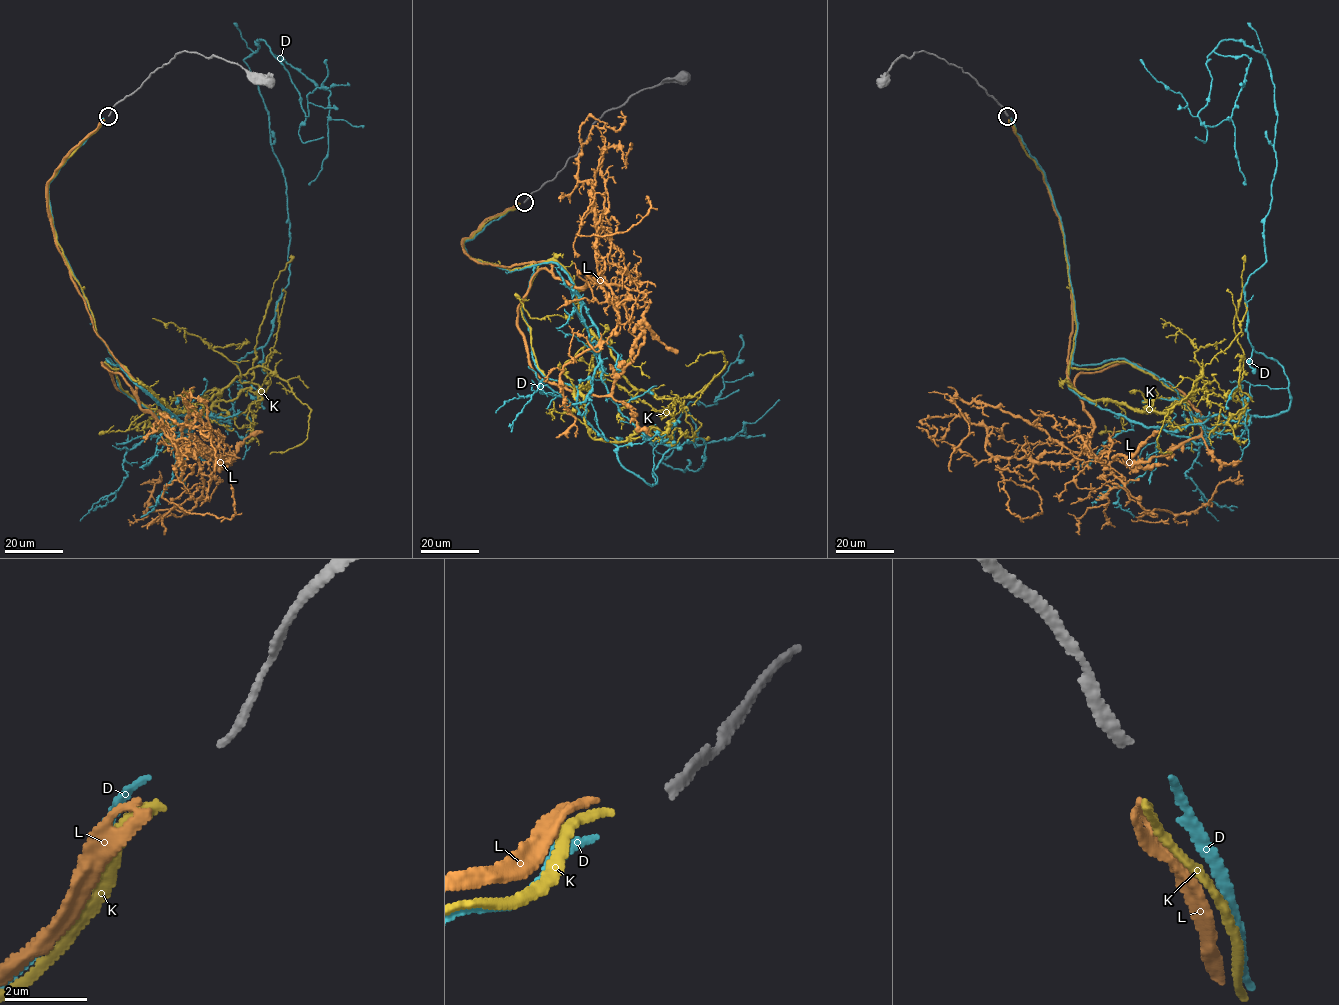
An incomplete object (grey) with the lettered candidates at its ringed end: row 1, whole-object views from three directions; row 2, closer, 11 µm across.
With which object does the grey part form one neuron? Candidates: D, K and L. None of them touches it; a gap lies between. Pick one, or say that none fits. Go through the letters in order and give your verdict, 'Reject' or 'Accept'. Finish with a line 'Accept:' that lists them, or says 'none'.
D: Accept
K: Reject
L: Reject
Accept: D

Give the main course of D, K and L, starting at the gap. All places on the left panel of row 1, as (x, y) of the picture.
D: (104, 118), (50, 210), (160, 428), (227, 412), (288, 282), (261, 39), (330, 92), (308, 184)
K: (104, 120), (48, 184), (53, 228), (122, 366), (105, 361), (168, 432), (251, 385), (259, 325), (291, 255)
L: (104, 120), (47, 186), (56, 246), (93, 329), (135, 390), (102, 364), (125, 393), (227, 462), (262, 431)

